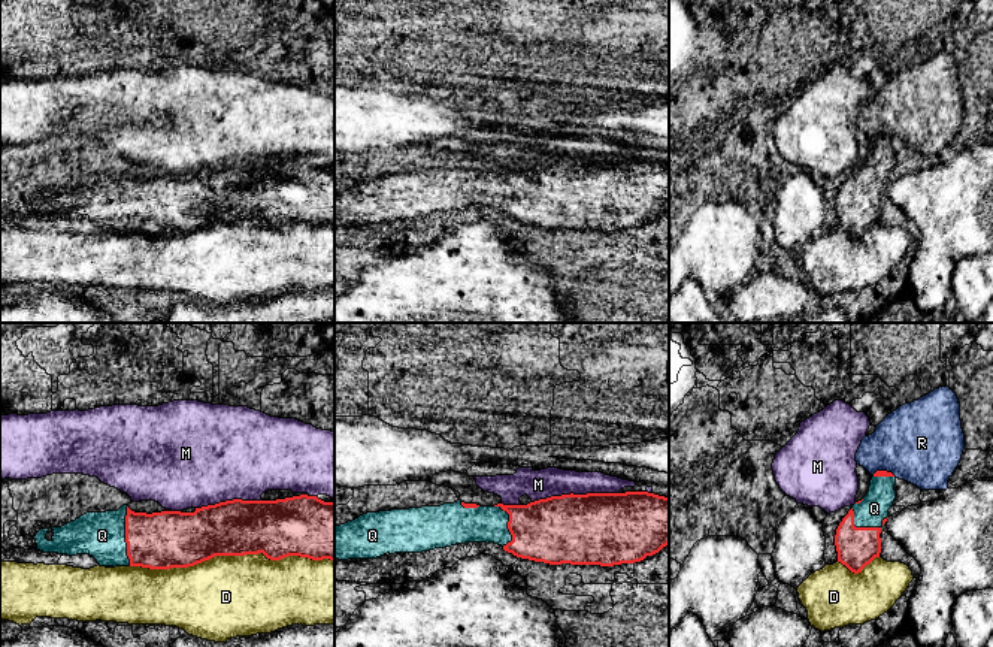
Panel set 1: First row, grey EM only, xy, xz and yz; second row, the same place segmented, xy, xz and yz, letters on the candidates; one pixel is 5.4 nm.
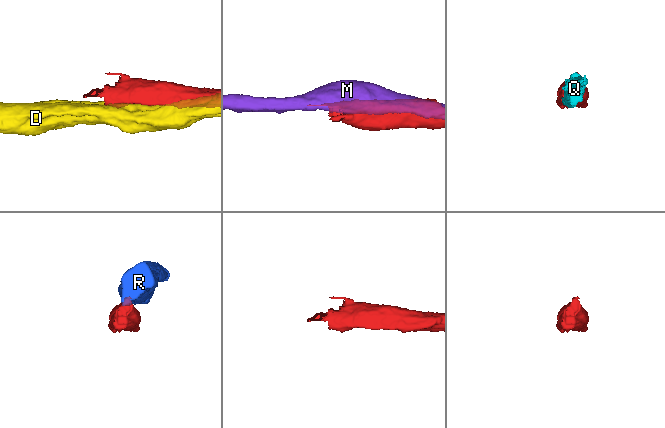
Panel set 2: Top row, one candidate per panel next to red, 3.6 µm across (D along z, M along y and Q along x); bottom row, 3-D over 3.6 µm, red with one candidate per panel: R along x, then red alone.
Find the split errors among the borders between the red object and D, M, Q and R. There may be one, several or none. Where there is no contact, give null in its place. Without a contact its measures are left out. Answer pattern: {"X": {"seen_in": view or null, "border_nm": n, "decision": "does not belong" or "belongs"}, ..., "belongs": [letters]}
{"D": {"seen_in": "xy", "border_nm": 1100, "decision": "does not belong"}, "M": {"seen_in": "xz", "border_nm": 480, "decision": "does not belong"}, "Q": {"seen_in": "xy", "border_nm": 320, "decision": "belongs"}, "R": {"seen_in": "yz", "border_nm": 130, "decision": "does not belong"}, "belongs": ["Q"]}

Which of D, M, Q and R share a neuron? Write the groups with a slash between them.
D / M / Q / R

